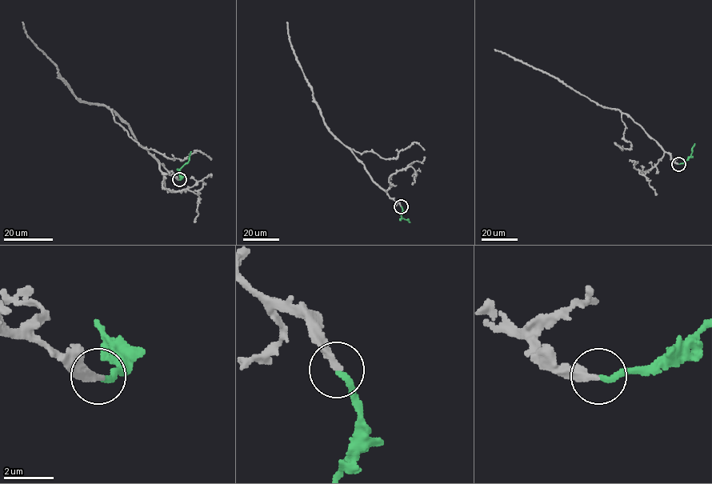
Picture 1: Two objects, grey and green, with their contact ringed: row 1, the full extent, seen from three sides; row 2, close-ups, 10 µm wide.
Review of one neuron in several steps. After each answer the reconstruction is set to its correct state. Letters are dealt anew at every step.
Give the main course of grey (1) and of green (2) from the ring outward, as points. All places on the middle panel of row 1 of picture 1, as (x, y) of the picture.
1: (401, 206), (370, 178), (363, 164), (330, 130), (314, 100), (312, 87), (291, 46), (286, 22)
2: (401, 206), (401, 217), (410, 222)

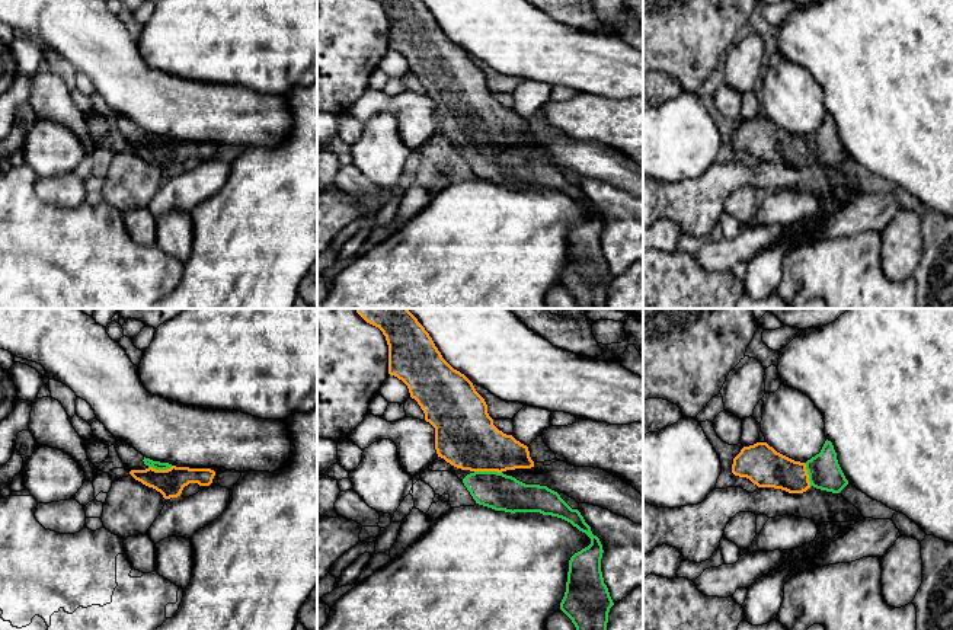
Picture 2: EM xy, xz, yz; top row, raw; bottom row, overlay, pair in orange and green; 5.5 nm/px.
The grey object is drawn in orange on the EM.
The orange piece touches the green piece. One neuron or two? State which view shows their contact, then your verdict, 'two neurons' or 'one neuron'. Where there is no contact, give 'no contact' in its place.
contact in xz; one neuron

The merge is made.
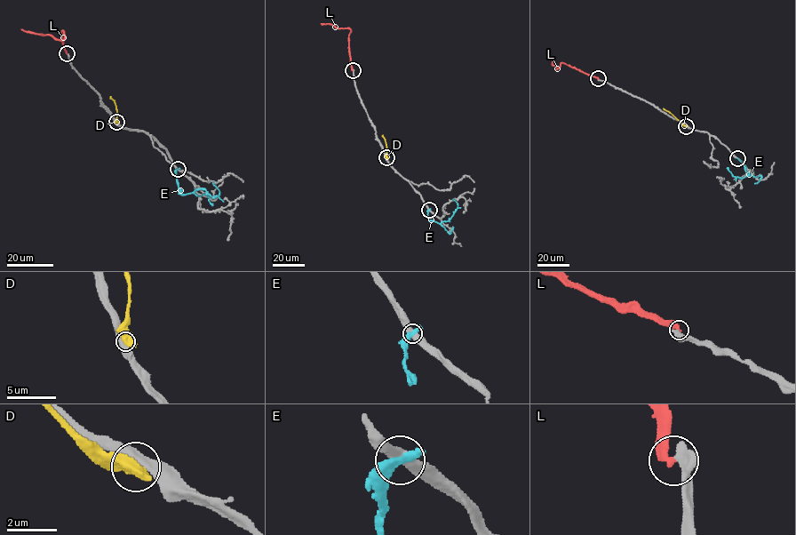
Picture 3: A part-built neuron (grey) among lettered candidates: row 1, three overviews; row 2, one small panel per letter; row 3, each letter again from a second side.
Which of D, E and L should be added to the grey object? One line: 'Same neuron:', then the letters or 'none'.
Same neuron: none

